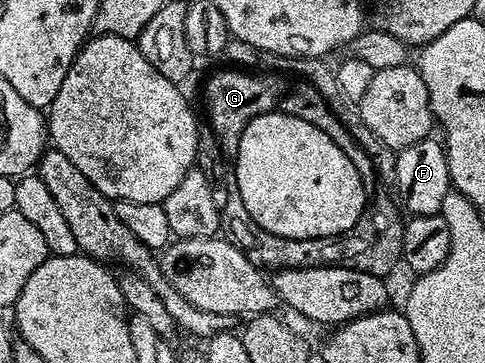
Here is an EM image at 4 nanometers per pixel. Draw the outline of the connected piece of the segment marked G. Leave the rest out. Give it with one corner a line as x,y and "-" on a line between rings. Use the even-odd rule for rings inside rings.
220,70
216,73
214,73
206,82
206,86
202,88
202,94
204,90
204,98
206,100
206,110
208,112
208,120
210,122
210,126
215,134
215,136
218,138
220,142
220,146
223,150
223,152
228,155
228,158
234,158
238,152
238,144
241,142
241,136
242,132
246,128
246,124
250,122
250,120
256,118
260,114
266,114
271,110
277,109
277,106
283,101
284,95
287,93
287,87
288,82
285,81
282,77
276,75
276,74
266,74
264,76
260,74
252,74
250,72
244,72
242,70

